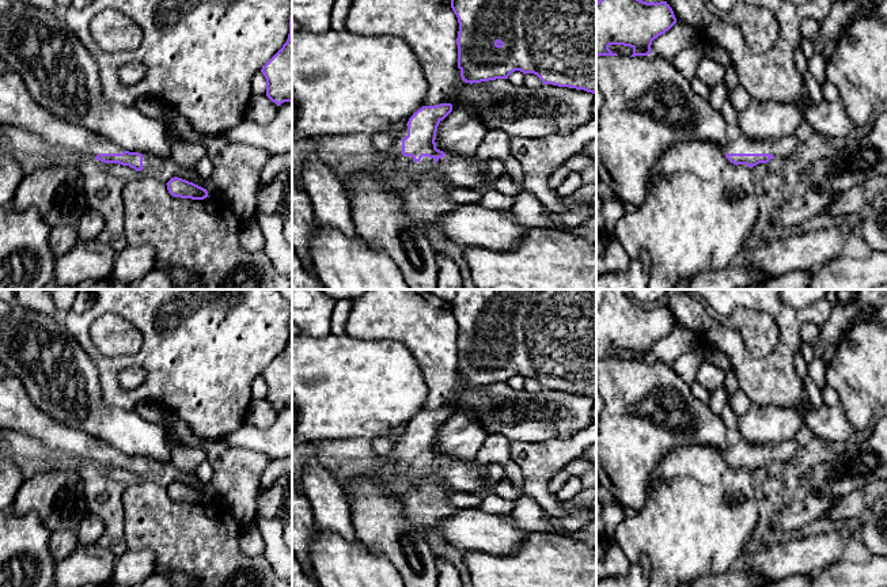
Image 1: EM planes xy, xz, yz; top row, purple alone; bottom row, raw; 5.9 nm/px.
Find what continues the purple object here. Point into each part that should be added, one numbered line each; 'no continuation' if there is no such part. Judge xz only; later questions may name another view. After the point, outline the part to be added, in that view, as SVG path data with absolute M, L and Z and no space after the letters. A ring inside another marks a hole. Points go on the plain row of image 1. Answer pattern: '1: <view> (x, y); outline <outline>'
1: xz (459, 476); outline M408 429L397 438L397 444L390 452L374 457L374 466L382 467L393 481L405 478L417 485L425 478L435 484L447 485L452 492L467 492L473 495L486 495L490 488L485 485L486 465L477 459L465 462L459 459L447 459L439 462L422 461L414 466L412 461L402 459L402 443L408 440Z

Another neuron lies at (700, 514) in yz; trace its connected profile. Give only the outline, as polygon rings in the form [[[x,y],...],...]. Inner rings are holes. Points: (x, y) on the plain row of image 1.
[[[690,444],[672,450],[659,462],[645,505],[618,523],[613,539],[630,564],[640,563],[642,556],[651,560],[649,587],[681,587],[738,564],[757,523],[751,473],[731,467],[723,450]]]

